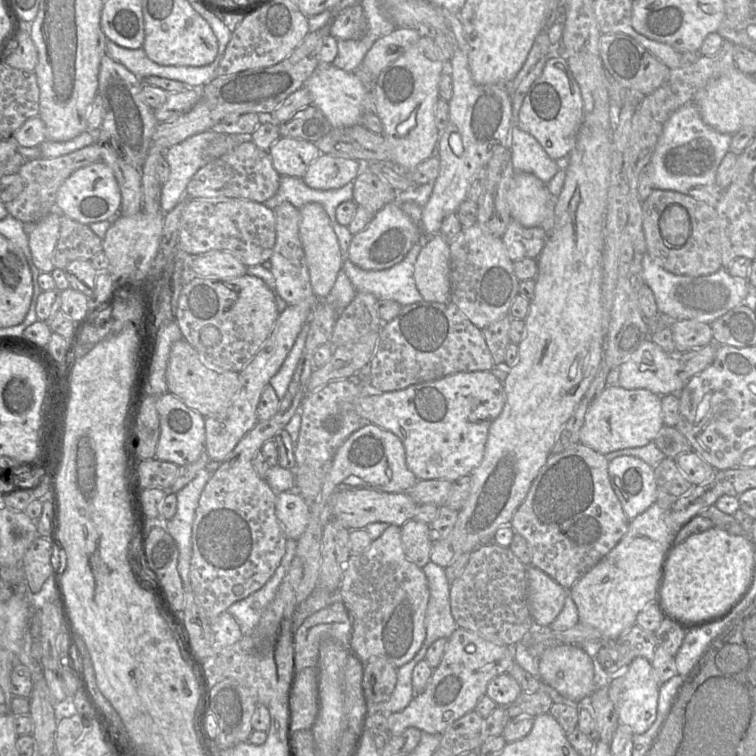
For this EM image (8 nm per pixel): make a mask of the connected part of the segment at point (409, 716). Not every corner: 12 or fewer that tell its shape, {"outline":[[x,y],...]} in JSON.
{"outline":[[458,627],[425,689],[386,716],[442,734],[475,709],[513,646]]}

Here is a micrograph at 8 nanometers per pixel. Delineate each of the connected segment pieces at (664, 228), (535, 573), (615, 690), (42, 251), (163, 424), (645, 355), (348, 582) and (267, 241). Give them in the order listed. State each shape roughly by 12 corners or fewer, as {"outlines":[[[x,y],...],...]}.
{"outlines":[[[668,206],[659,219],[661,236],[685,244],[691,223],[685,208]],[[527,566],[530,612],[548,626],[568,590],[541,569]],[[635,658],[612,677],[618,725],[635,734],[656,719],[659,686],[652,664]],[[53,210],[28,235],[40,272],[55,268],[52,254],[60,232]],[[159,396],[155,458],[177,466],[205,452],[205,418]],[[650,339],[619,366],[620,387],[680,393],[677,355]],[[389,525],[339,587],[351,652],[399,668],[426,637],[430,590]],[[187,198],[179,252],[226,251],[246,267],[273,253],[274,211]]]}

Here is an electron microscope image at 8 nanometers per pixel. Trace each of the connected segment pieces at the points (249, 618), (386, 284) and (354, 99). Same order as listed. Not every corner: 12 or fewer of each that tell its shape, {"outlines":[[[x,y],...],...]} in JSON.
{"outlines":[[[297,540],[259,590],[228,607],[242,636],[252,632],[289,570]],[[422,237],[382,270],[342,265],[356,292],[400,305],[423,301],[414,280]],[[320,63],[303,87],[333,128],[362,124],[373,97],[353,72]]]}

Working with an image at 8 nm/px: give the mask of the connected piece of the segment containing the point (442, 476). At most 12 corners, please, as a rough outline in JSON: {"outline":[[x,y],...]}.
{"outline":[[490,371],[369,391],[356,413],[395,434],[418,480],[482,461],[505,404]]}

